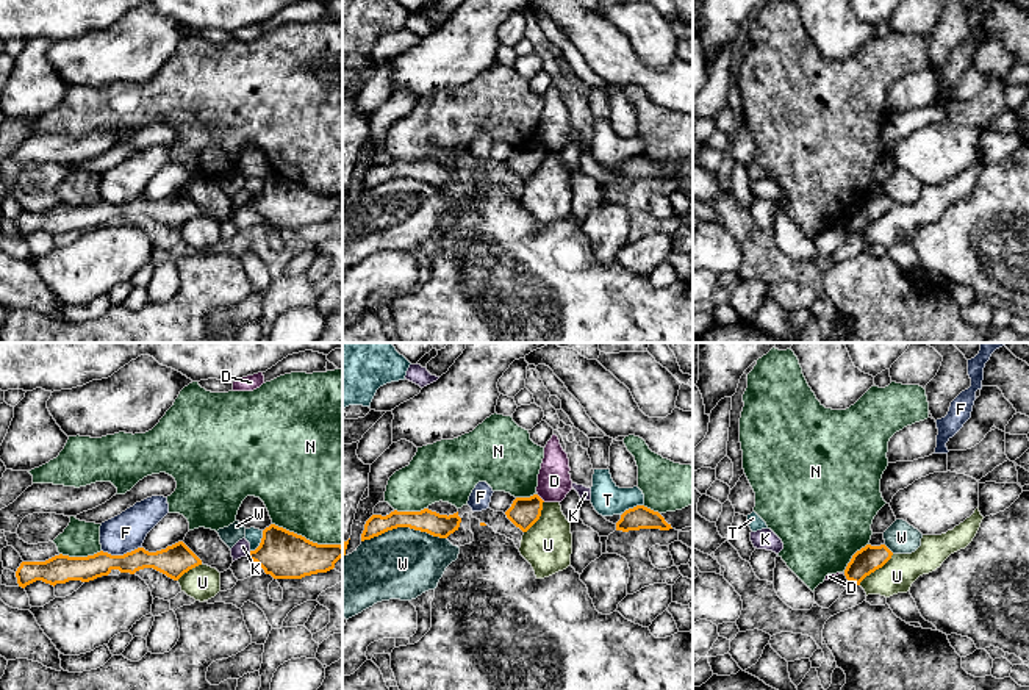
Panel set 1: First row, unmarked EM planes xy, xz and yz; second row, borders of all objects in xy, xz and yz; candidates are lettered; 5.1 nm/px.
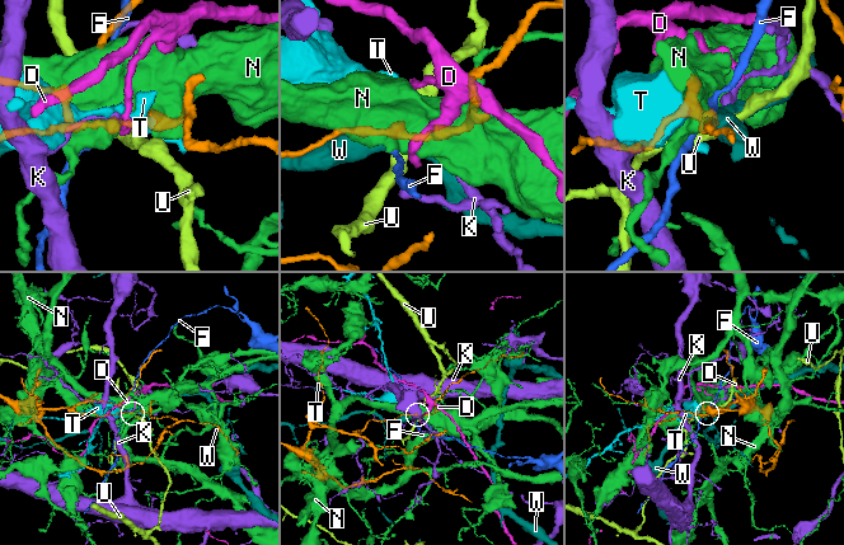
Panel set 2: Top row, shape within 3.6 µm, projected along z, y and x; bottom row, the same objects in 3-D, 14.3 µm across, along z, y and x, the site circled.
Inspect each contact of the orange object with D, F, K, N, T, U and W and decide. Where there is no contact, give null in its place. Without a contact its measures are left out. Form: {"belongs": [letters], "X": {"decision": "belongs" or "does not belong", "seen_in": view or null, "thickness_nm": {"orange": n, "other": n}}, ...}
{"belongs": [], "D": {"decision": "does not belong", "seen_in": "xz", "thickness_nm": {"orange": 160, "other": 180}}, "F": {"decision": "does not belong", "seen_in": "xy", "thickness_nm": {"orange": 140, "other": 200}}, "K": {"decision": "does not belong", "seen_in": "xy", "thickness_nm": {"orange": 240, "other": 80}}, "N": {"decision": "does not belong", "seen_in": "xy", "thickness_nm": {"orange": 240, "other": 480}}, "T": {"decision": "does not belong", "seen_in": "xy", "thickness_nm": {"orange": 240, "other": 80}}, "U": {"decision": "does not belong", "seen_in": "yz", "thickness_nm": {"orange": 140, "other": 180}}, "W": {"decision": "does not belong", "seen_in": "xz", "thickness_nm": {"orange": 120, "other": 360}}}

